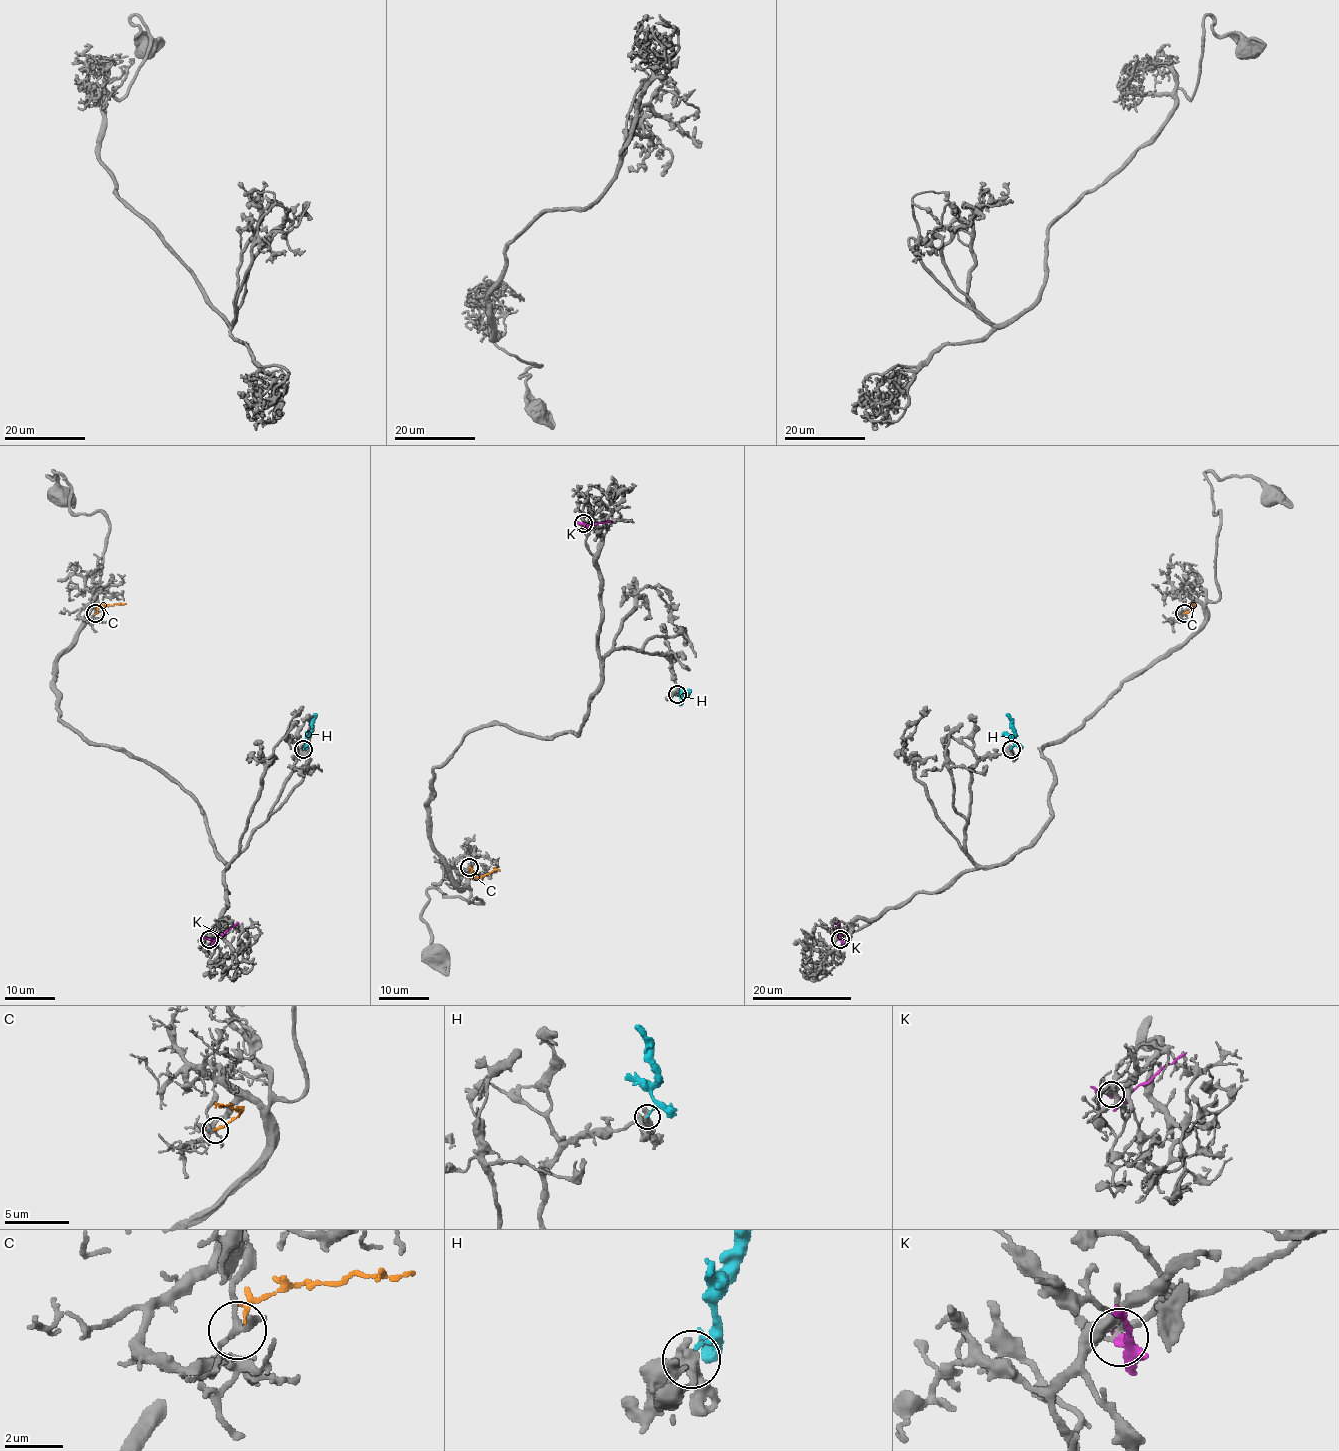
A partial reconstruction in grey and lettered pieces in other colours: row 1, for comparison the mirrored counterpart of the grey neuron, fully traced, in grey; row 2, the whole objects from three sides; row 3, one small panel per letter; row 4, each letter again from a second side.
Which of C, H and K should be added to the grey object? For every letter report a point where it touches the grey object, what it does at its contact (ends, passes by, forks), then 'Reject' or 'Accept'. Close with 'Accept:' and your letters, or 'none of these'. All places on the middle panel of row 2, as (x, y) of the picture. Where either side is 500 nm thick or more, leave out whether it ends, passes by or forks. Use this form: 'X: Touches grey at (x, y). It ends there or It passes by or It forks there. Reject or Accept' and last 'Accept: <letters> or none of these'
C: Touches grey at (469, 867). It ends there. Accept
H: Touches grey at (677, 694). It ends there. Reject
K: Touches grey at (583, 523). It passes by. Reject
Accept: C

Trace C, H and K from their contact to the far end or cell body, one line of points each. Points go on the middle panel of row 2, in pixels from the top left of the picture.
C: (469, 868), (470, 874), (476, 878), (500, 870)
H: (677, 693), (680, 697), (690, 690)
K: (583, 523), (612, 522)

